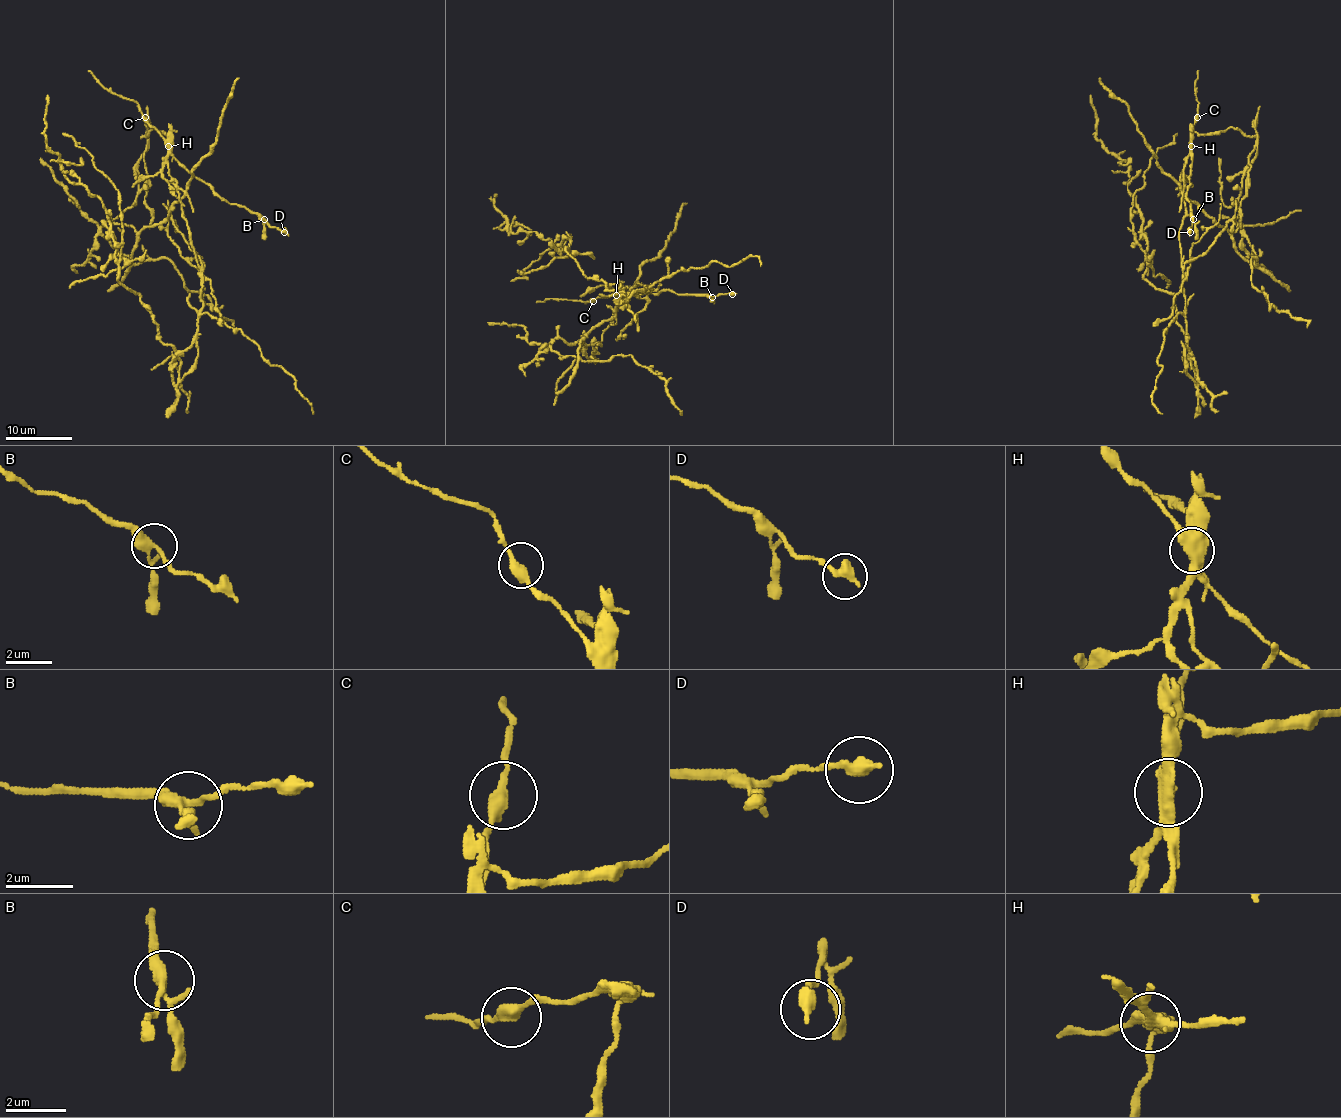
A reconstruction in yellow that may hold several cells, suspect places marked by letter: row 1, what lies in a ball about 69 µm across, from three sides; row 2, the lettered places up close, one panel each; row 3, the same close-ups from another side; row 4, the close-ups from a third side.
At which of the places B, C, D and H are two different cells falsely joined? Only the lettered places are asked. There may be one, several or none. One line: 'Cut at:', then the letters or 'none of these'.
Cut at: H

